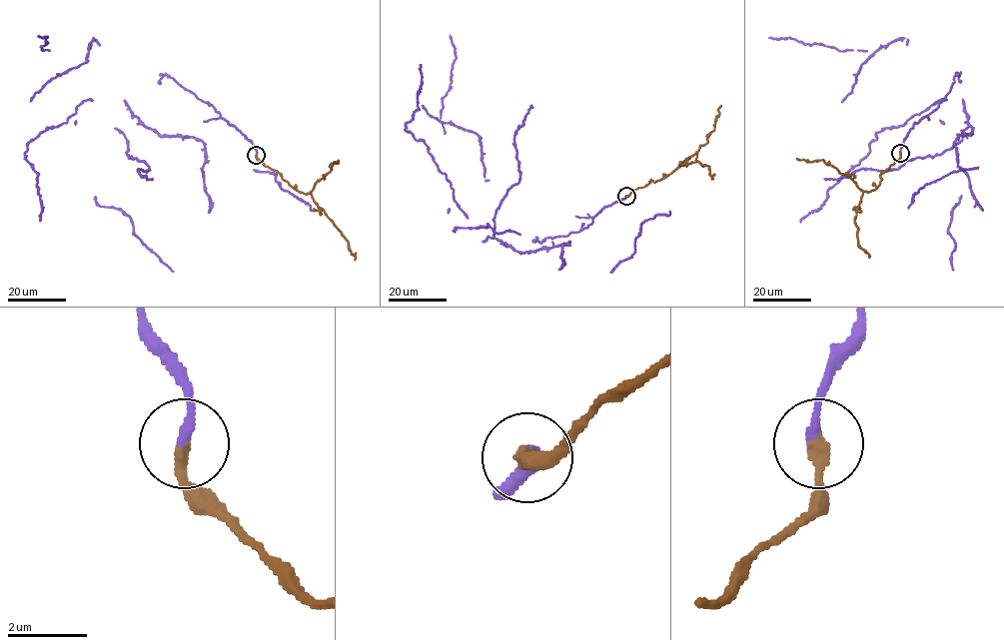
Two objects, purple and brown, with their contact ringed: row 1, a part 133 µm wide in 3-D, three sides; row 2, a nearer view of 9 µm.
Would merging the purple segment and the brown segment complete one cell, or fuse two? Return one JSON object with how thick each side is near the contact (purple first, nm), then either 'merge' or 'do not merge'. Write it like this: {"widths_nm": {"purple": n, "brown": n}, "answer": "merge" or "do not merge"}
{"widths_nm": {"purple": 240, "brown": 320}, "answer": "merge"}

